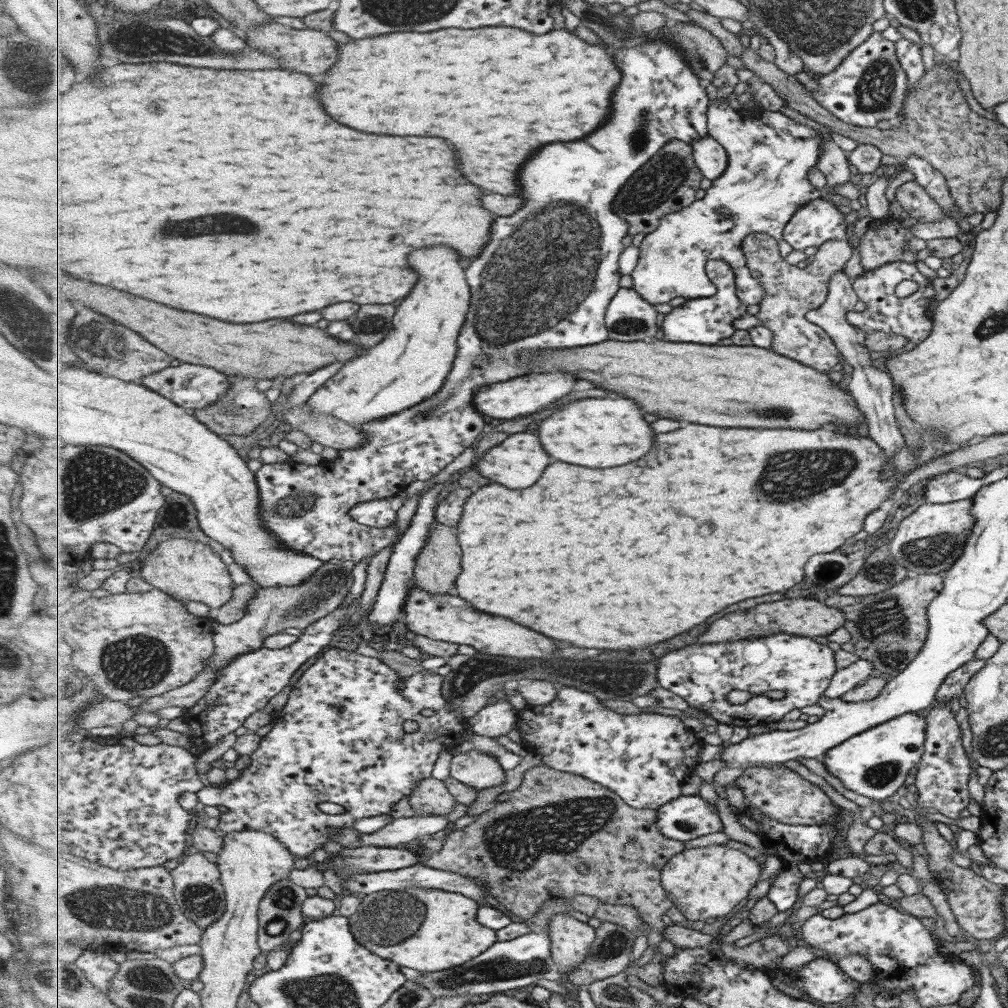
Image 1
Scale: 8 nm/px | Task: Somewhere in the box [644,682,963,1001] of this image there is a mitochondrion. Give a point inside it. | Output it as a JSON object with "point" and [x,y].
{"point":[886,772]}

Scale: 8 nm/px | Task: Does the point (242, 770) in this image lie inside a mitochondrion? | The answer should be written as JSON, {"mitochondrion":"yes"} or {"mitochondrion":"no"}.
{"mitochondrion":"no"}

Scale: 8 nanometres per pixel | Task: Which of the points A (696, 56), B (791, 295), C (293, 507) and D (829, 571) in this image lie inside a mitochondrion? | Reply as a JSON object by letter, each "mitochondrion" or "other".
{"A":"mitochondrion","B":"mitochondrion","C":"mitochondrion","D":"mitochondrion"}

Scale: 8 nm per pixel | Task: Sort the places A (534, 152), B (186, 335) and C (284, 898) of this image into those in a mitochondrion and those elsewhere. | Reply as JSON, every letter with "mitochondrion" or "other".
{"A":"other","B":"other","C":"mitochondrion"}

